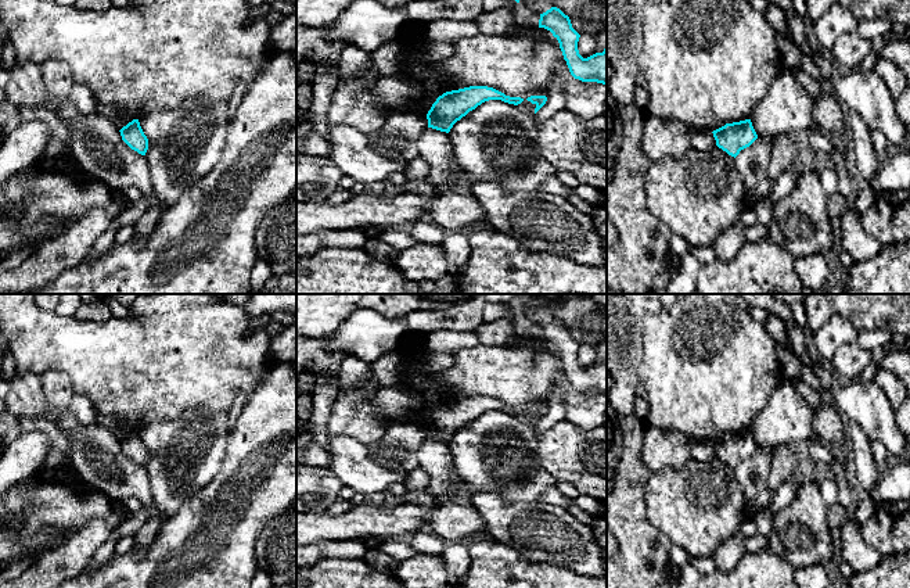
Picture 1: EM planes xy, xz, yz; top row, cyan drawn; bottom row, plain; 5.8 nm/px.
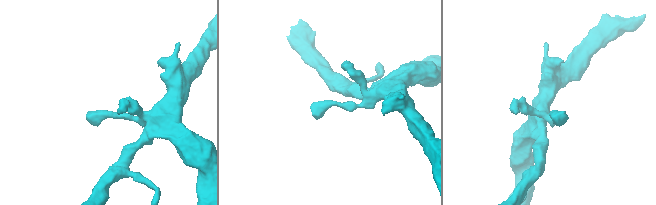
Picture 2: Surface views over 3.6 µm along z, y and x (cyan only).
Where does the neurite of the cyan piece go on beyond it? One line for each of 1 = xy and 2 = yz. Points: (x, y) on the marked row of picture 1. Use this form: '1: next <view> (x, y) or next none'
1: next none
2: next none

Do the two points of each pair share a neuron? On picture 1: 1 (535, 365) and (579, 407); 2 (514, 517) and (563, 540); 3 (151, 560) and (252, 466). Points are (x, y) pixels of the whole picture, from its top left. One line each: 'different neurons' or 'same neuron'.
1: same neuron
2: same neuron
3: same neuron

